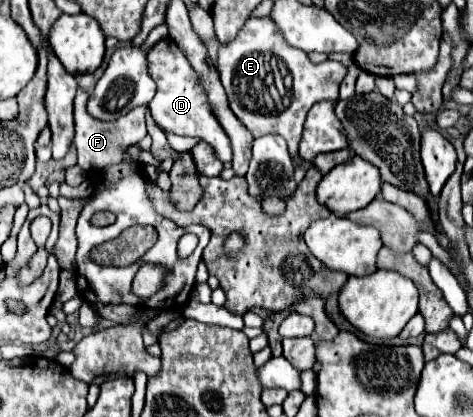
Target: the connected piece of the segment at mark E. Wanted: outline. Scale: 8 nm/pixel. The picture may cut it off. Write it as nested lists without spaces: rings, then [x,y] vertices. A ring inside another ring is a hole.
[[[249,18],[233,42],[221,44],[217,70],[235,116],[255,138],[261,134],[283,136],[291,158],[299,158],[297,146],[309,108],[321,100],[337,100],[339,84],[347,76],[347,68],[341,62],[325,60],[323,64],[313,64],[305,52],[287,46],[271,18]],[[271,94],[281,94],[281,98],[275,100]]]

